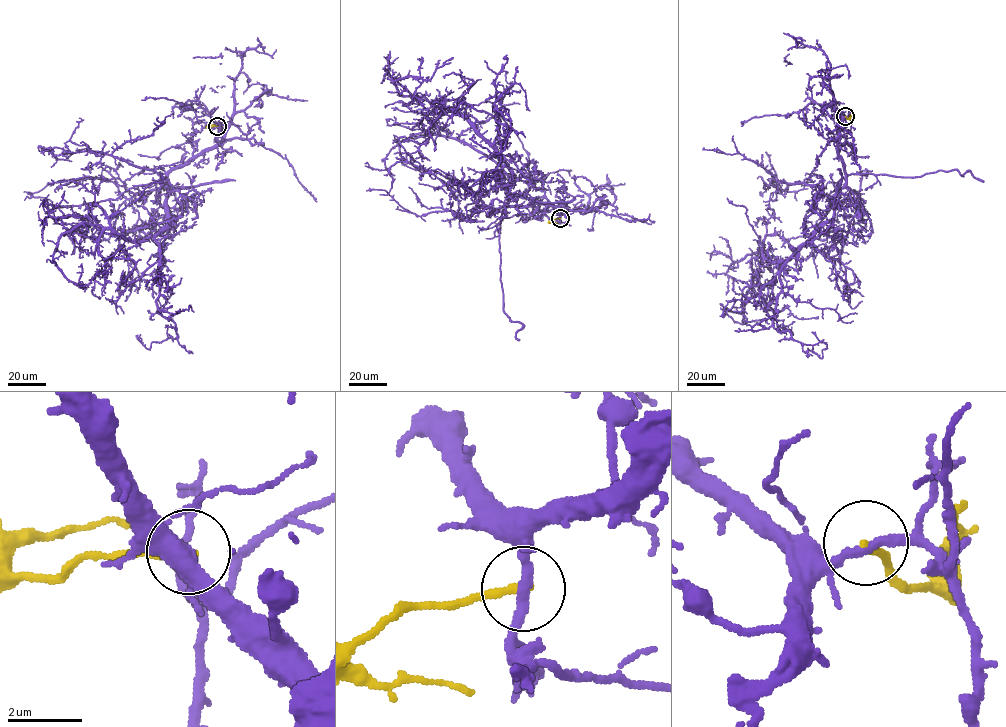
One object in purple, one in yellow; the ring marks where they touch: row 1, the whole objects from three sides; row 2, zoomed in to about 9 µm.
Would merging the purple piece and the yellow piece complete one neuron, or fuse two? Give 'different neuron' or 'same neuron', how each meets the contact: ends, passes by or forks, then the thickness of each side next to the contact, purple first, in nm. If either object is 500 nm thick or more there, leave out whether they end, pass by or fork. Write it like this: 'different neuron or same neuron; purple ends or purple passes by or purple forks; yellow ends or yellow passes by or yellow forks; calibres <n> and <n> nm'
different neuron; purple passes by; yellow ends; calibres 280 and 200 nm

